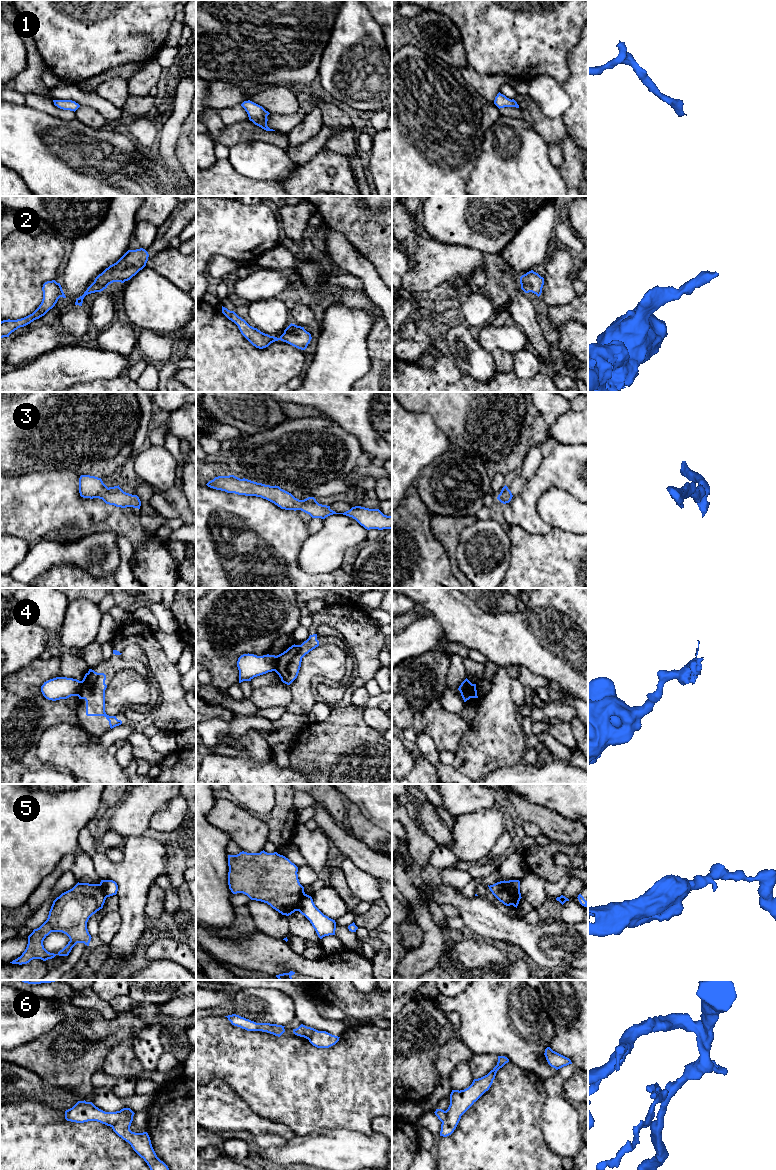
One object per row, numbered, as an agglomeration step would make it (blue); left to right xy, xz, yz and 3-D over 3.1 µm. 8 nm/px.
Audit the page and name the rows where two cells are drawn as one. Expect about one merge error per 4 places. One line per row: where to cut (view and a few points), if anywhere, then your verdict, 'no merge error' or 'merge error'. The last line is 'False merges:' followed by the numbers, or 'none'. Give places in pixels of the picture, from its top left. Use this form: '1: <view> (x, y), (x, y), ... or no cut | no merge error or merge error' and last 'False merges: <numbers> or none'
1: no cut | no merge error
2: no cut | no merge error
3: no cut | no merge error
4: xy (81, 681), (81, 687), (77, 695) | merge error
5: yz (505, 881), (508, 889), (520, 896) | merge error
6: xy (133, 1114), (119, 1119), (111, 1126) | merge error
False merges: 4, 5, 6

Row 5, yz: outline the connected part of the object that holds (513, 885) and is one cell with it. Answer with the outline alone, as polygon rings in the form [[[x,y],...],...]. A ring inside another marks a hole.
[[[509,880],[506,881],[506,886],[510,890],[511,893],[514,893],[518,896],[521,896],[520,893],[520,881],[519,880]]]

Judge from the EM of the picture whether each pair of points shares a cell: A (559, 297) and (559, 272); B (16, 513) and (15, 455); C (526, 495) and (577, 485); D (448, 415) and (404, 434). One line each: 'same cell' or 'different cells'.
A: same cell
B: different cells
C: same cell
D: different cells

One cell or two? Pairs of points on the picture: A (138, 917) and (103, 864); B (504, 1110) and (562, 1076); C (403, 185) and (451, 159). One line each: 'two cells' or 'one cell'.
A: one cell
B: two cells
C: one cell

